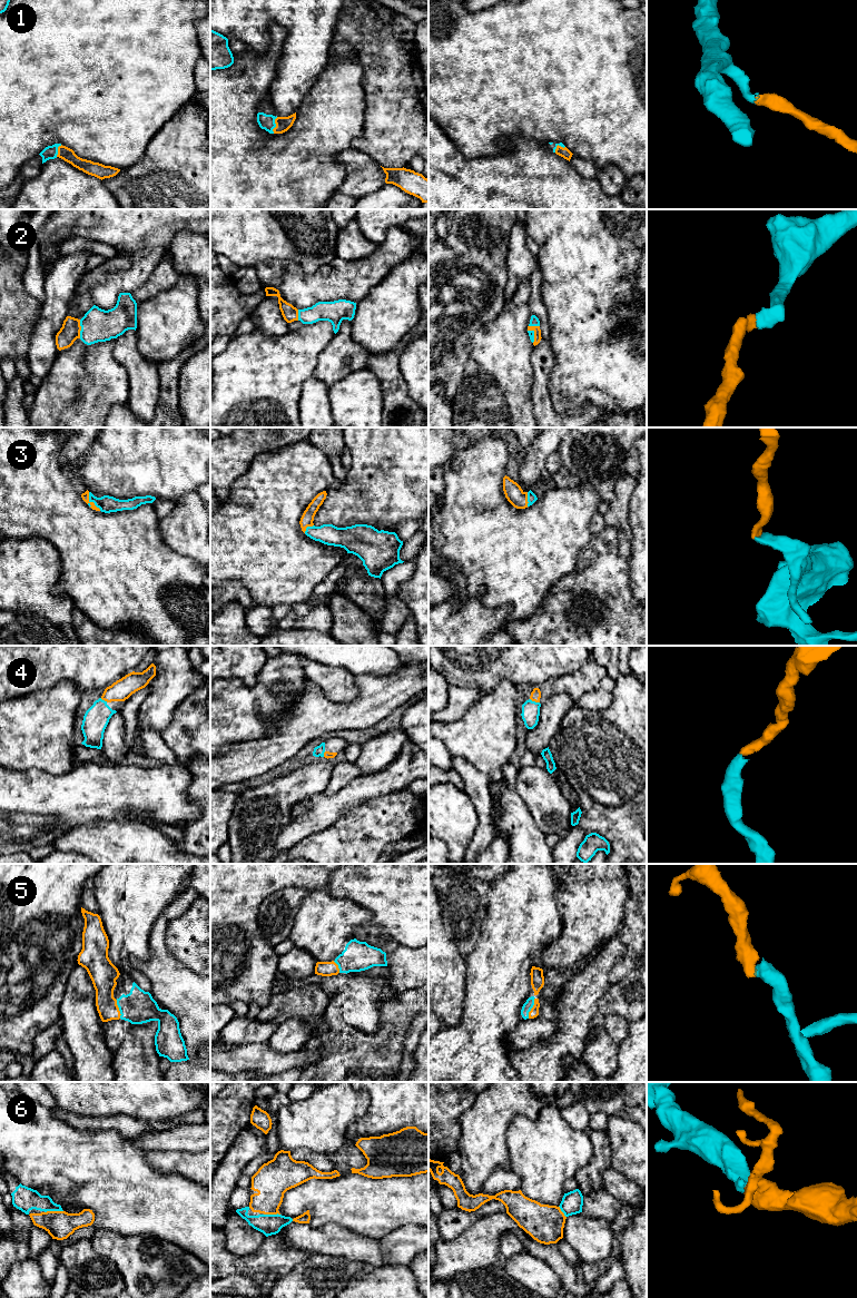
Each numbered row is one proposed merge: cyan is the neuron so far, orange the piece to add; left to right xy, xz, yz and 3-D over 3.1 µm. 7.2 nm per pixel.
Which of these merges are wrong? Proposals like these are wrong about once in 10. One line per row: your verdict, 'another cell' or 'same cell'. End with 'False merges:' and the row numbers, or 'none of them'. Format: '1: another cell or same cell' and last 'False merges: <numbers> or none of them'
1: same cell
2: same cell
3: same cell
4: same cell
5: same cell
6: same cell
False merges: none of them

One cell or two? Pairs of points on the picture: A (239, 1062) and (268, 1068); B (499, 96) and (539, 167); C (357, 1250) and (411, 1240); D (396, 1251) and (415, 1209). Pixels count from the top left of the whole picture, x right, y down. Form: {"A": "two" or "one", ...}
{"A": "one", "B": "two", "C": "two", "D": "two"}

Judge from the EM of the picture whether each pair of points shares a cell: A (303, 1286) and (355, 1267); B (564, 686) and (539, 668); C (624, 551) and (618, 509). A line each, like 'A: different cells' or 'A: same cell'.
A: same cell
B: different cells
C: same cell

